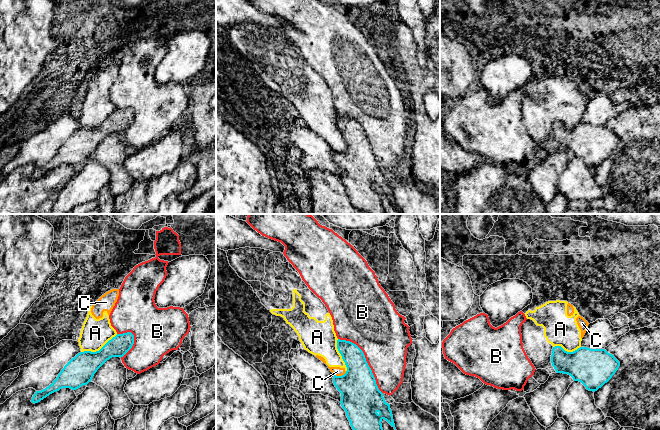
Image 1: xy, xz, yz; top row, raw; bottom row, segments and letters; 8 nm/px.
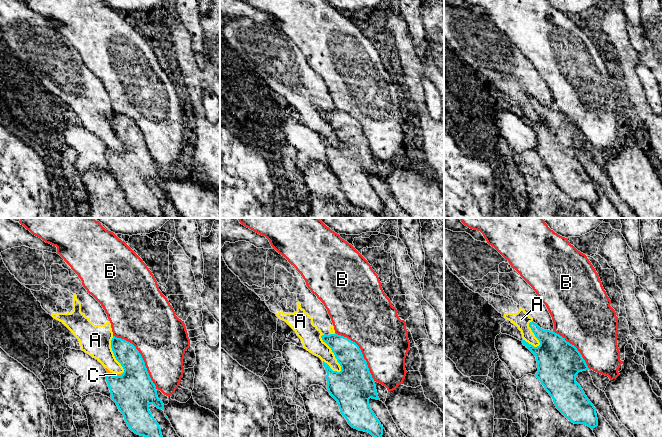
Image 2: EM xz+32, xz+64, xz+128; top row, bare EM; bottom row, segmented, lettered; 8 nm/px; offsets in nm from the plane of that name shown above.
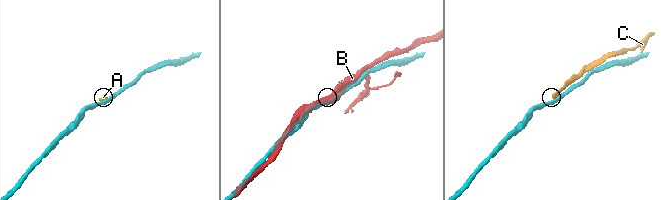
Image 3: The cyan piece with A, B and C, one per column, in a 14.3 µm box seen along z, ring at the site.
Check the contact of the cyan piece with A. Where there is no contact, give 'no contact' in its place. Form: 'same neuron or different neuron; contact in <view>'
different neuron; contact in xy

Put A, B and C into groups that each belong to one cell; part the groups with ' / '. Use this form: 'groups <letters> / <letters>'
groups A C / B

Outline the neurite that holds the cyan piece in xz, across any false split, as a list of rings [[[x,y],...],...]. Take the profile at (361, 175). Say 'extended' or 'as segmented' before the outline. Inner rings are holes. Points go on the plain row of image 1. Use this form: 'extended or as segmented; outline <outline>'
as segmented; outline [[[337,116],[337,125],[347,143],[342,152],[333,153],[333,159],[341,169],[341,182],[354,207],[363,210],[367,214],[384,214],[382,196],[386,196],[395,206],[390,180],[388,180],[383,169],[379,166],[375,153],[369,143],[363,127],[354,119],[346,116]]]

